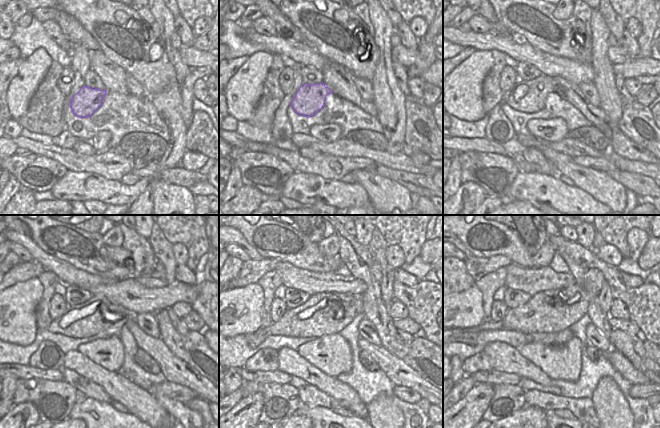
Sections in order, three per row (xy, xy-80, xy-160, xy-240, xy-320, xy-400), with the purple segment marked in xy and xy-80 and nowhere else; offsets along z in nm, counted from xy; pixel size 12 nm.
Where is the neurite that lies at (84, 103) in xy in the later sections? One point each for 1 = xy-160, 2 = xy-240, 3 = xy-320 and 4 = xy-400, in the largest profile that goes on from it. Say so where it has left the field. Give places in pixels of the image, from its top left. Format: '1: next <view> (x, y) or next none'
1: next xy-160 (529, 97)
2: next xy-240 (84, 320)
3: next xy-320 (315, 317)
4: next xy-400 (545, 312)

